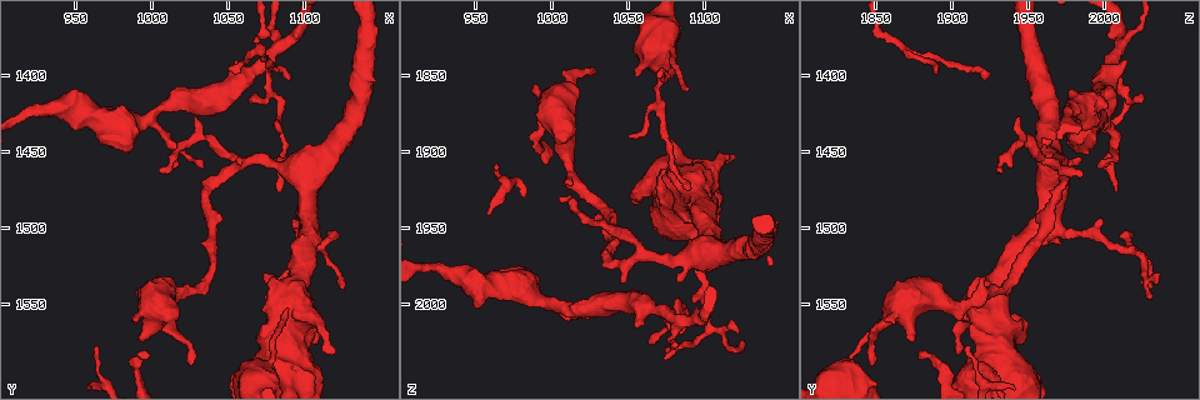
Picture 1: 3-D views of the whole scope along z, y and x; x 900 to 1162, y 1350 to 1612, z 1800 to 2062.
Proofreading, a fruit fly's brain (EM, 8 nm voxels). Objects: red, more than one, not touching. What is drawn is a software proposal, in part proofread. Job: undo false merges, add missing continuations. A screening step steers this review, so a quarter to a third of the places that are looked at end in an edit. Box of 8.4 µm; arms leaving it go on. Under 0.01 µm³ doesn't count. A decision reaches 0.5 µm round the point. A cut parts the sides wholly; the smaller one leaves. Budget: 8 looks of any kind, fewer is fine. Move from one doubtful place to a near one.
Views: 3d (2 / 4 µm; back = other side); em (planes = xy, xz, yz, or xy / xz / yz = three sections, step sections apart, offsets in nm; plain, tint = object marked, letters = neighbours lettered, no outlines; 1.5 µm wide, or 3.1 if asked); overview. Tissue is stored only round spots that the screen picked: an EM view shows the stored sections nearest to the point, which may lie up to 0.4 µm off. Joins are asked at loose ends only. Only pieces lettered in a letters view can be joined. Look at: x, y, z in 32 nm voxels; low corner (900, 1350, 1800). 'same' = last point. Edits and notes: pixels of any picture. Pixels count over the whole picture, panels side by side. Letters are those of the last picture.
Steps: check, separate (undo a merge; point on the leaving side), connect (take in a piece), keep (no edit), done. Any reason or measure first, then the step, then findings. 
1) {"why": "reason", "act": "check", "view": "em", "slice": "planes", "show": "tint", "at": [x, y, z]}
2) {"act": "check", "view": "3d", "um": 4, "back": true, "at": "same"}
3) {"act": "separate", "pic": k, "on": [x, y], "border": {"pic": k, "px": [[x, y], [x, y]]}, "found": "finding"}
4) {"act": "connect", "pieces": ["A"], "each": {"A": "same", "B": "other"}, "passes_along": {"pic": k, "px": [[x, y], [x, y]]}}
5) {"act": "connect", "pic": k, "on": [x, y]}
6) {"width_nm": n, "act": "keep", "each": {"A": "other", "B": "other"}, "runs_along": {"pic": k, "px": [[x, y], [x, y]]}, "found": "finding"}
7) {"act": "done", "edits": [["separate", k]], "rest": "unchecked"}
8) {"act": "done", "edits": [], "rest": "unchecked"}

{"act": "check", "view": "em", "slice": "planes", "show": "tint", "at": [1060, 1598, 1924]}

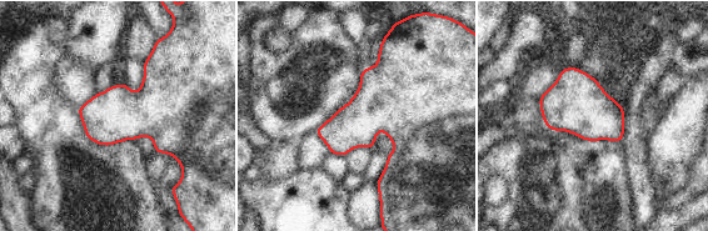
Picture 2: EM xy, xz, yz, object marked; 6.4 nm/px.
{"why": "see the neighbours", "act": "check", "view": "em", "slice": "planes", "show": "letters", "at": "same"}

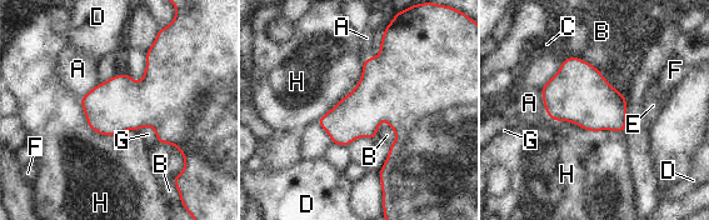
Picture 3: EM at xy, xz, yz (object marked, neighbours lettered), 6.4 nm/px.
{"longest_contact_nm": ["H", 420], "act": "keep", "each": {"A": "other", "B": "other", "C": "other", "D": "other", "E": "other", "F": "other", "G": "other", "H": "other"}, "border": {"pic": 3, "px": [[79, 99], [93, 130], [136, 130]]}, "found": "all the same neuron"}

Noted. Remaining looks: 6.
{"why": "free end", "act": "check", "view": "em", "slice": "xz", "step": 4, "show": "tint", "at": [1078, 1532, 1916]}

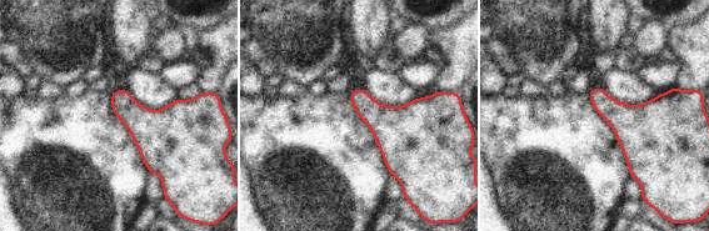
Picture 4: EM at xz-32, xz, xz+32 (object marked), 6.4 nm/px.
{"why": "another direction", "act": "check", "view": "em", "slice": "planes", "show": "letters", "at": "same"}

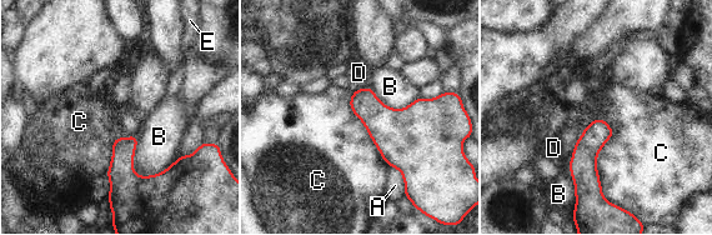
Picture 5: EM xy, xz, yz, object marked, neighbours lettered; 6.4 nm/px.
{"act": "keep", "each": {"A": "other", "B": "other", "C": "other", "D": "other", "E": "other"}, "runs_along": {"pic": 5, "px": [[600, 121], [588, 145], [593, 190]]}, "found": "none of them fits"}

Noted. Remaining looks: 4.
{"why": "branch stops here", "act": "check", "view": "3d", "um": 2, "at": [1084, 1476, 2006]}

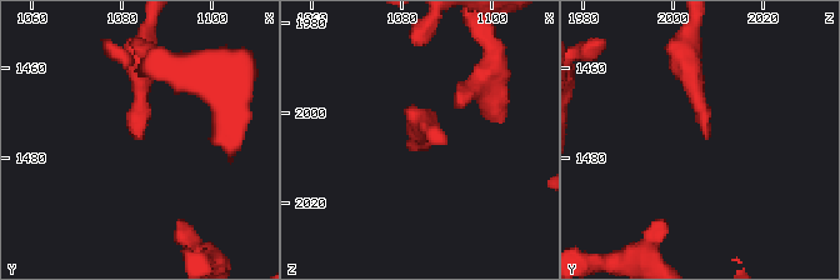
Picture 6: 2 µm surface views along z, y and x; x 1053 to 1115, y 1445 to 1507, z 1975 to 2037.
{"why": "need the tissue", "act": "check", "view": "em", "slice": "planes", "show": "tint", "at": [1085, 1475, 2008]}

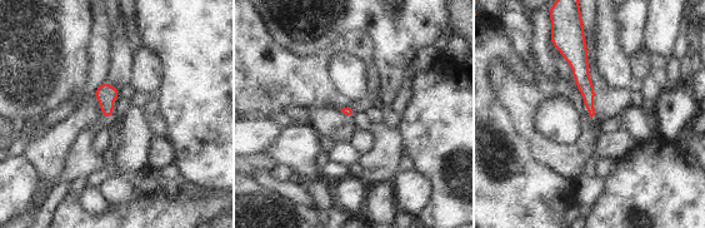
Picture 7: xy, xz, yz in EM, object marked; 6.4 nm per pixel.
{"act": "check", "view": "em", "slice": "planes", "show": "letters", "at": "same"}

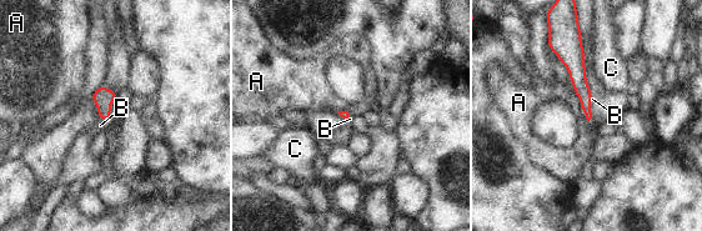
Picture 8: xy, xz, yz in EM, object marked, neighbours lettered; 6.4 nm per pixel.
{"longest_contact_nm": ["A", 200], "act": "connect", "pieces": ["B"], "each": {"A": "other", "B": "same", "C": "other"}, "passes_along": {"pic": 8, "px": [[103, 98], [110, 113], [100, 125]]}, "found": "the neuron continues"}

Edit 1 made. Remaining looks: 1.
{"act": "done", "edits": [["connect", 8]], "rest": "unchecked"}

